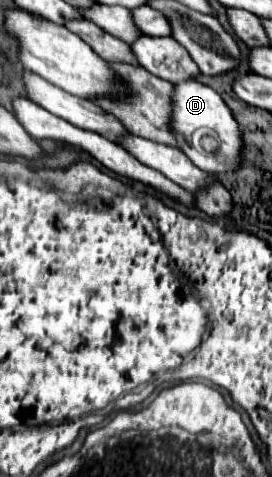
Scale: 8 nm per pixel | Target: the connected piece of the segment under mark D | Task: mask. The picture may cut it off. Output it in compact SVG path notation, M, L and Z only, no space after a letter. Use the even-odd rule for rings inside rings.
M193 79L189 81L181 81L173 87L173 95L171 95L171 121L169 121L169 129L173 131L173 135L177 137L179 149L203 171L207 173L225 173L225 171L233 171L239 165L239 149L241 149L241 131L237 127L237 121L233 119L229 107L223 103L223 99L217 95L217 91L213 91L207 85L201 85ZM199 127L209 127L213 129L219 139L221 139L221 157L207 157L199 151L195 151L191 147L191 135L195 129Z

